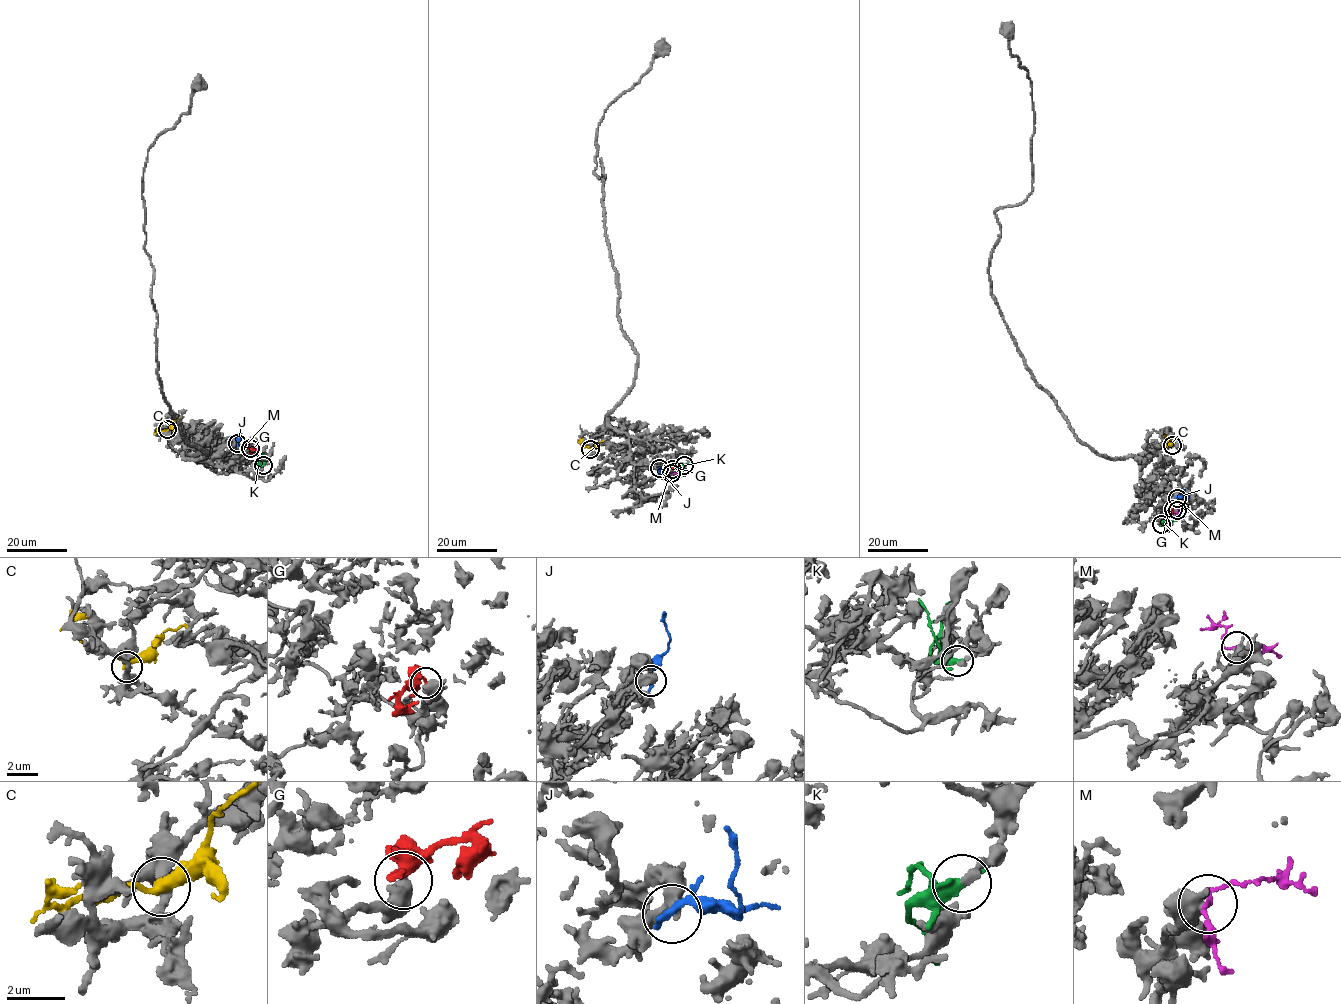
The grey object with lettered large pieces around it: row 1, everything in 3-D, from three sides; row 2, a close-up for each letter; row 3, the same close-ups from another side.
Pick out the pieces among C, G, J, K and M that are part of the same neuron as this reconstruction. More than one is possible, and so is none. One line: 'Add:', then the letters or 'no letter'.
Add: no letter

